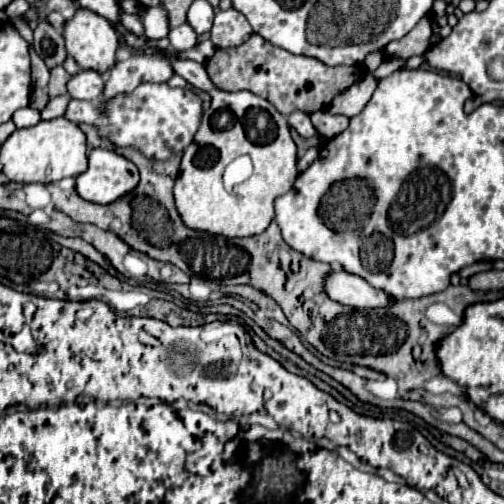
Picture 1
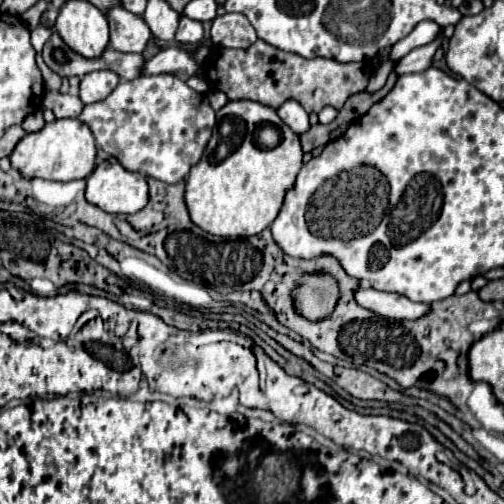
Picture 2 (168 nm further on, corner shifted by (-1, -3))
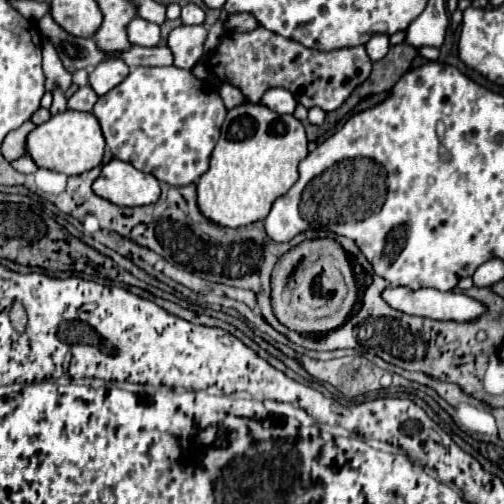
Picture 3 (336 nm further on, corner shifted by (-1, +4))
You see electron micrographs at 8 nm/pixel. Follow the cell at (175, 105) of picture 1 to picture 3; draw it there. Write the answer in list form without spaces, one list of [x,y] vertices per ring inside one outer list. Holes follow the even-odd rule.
[[[139,66],[131,70],[129,76],[111,92],[99,96],[93,106],[93,116],[99,120],[107,148],[113,152],[113,156],[133,164],[141,172],[151,172],[157,180],[171,186],[187,186],[191,182],[197,182],[197,178],[207,172],[209,156],[219,138],[225,114],[227,108],[223,106],[223,100],[215,92],[215,88],[211,88],[205,80],[197,80],[191,70],[183,70],[177,66]]]

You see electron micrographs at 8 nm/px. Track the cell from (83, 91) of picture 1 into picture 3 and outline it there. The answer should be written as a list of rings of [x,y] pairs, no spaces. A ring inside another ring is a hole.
[[[105,60],[97,64],[95,70],[89,74],[89,86],[93,88],[95,94],[103,96],[119,82],[123,82],[127,74],[129,74],[129,68],[127,64],[123,64],[123,60]]]

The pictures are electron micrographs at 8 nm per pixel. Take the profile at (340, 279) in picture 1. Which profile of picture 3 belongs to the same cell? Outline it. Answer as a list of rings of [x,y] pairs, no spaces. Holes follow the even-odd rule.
[[[387,286],[381,298],[395,310],[425,316],[433,320],[477,320],[483,314],[483,304],[463,292],[439,292],[435,288],[391,288]]]

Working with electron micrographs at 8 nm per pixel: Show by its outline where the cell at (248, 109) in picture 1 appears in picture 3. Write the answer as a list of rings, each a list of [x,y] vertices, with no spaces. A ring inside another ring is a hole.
[[[243,102],[225,116],[209,170],[197,180],[197,204],[205,218],[225,228],[265,220],[273,202],[299,178],[297,166],[307,156],[307,136],[295,116],[281,116],[263,104]]]

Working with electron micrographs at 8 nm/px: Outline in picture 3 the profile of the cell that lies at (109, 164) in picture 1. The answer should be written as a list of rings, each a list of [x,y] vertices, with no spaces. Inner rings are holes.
[[[113,158],[101,168],[99,178],[93,182],[93,192],[117,206],[145,206],[159,198],[161,188],[155,176]]]

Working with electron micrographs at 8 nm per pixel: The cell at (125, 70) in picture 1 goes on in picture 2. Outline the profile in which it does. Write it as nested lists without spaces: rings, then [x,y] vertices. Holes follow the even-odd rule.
[[[167,47],[145,63],[145,75],[171,73],[183,81],[193,77],[197,71],[199,71],[197,59],[189,49],[181,49],[181,47]]]

